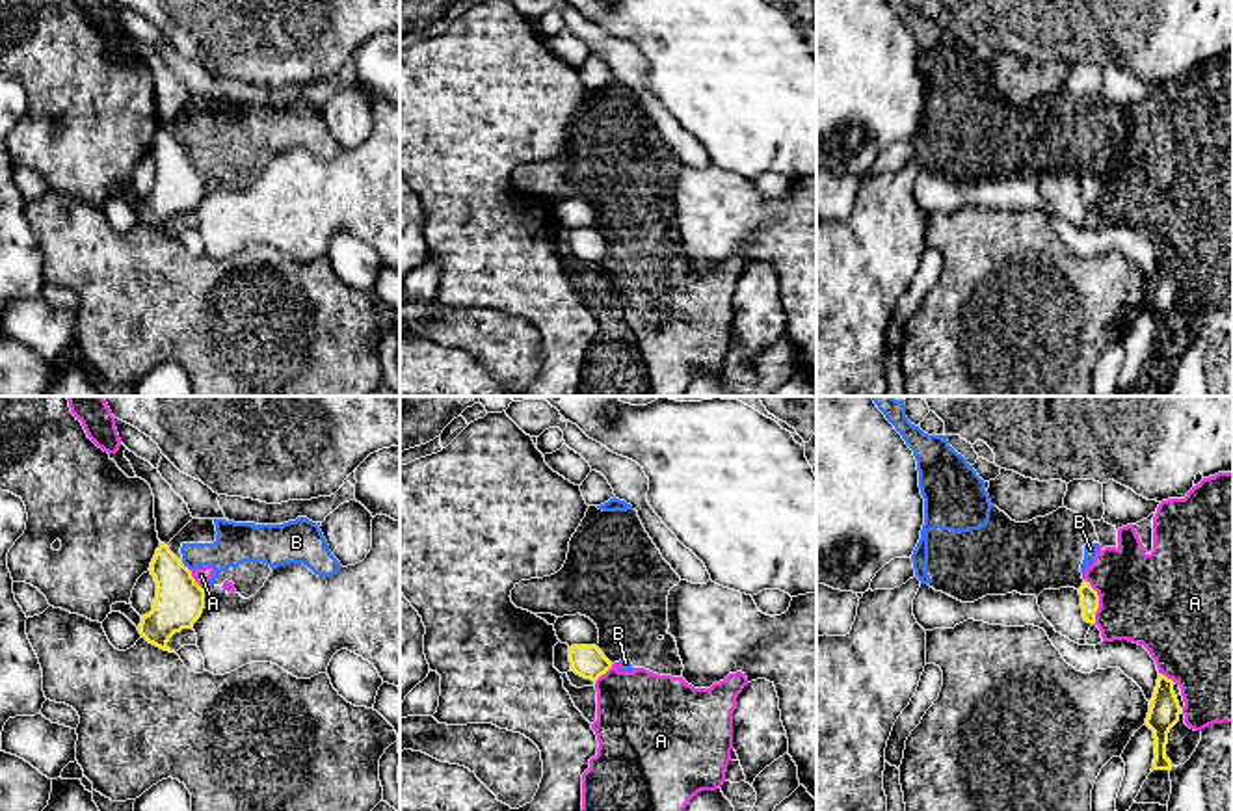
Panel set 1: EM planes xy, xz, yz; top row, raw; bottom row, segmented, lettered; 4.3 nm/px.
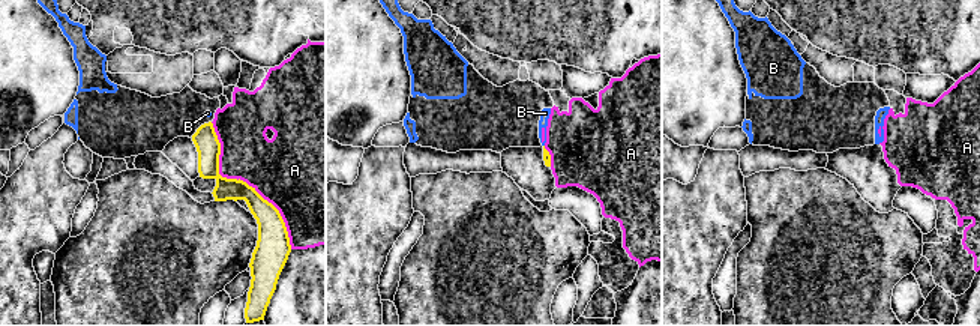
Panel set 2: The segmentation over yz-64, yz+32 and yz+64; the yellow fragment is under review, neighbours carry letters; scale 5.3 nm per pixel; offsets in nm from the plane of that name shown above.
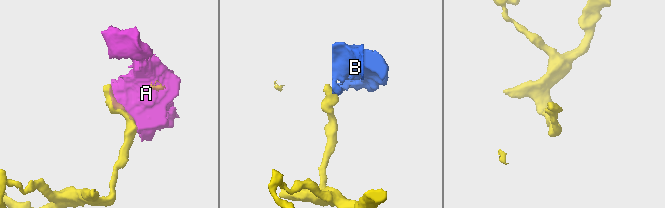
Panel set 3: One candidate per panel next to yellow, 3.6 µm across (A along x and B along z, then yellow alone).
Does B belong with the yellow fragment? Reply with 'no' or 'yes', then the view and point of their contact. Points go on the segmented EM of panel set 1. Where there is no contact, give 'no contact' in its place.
no; contact xy (185, 566)

